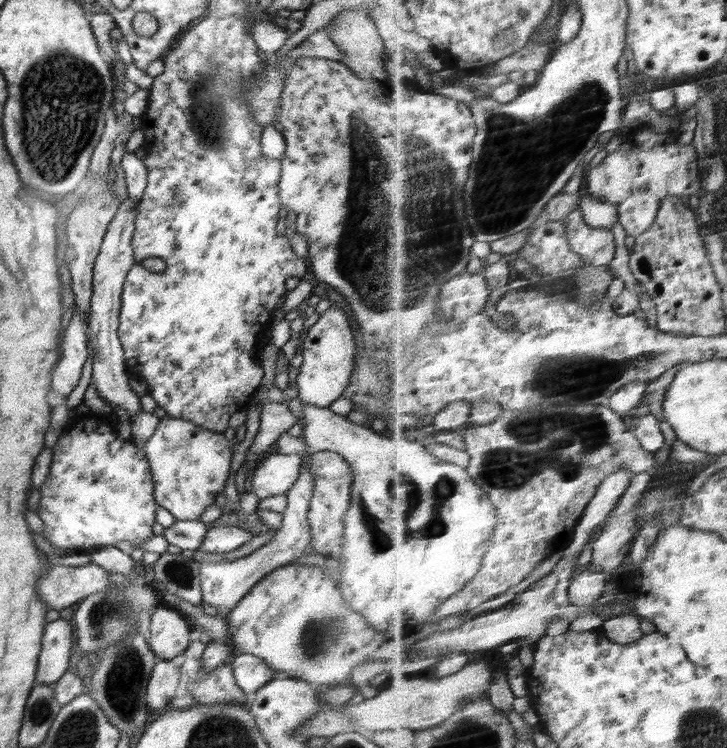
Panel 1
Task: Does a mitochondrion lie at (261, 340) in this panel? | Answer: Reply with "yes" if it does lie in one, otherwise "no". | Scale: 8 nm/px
no

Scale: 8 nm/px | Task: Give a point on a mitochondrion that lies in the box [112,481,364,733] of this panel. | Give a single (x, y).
(181, 573)

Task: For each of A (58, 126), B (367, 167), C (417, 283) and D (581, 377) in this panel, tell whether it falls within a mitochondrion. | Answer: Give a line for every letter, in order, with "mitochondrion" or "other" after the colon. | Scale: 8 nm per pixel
A: mitochondrion
B: mitochondrion
C: mitochondrion
D: mitochondrion

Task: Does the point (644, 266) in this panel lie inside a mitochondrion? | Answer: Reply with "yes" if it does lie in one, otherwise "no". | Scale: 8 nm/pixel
no

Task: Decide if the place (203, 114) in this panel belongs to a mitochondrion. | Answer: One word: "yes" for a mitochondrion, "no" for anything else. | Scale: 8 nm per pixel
yes

